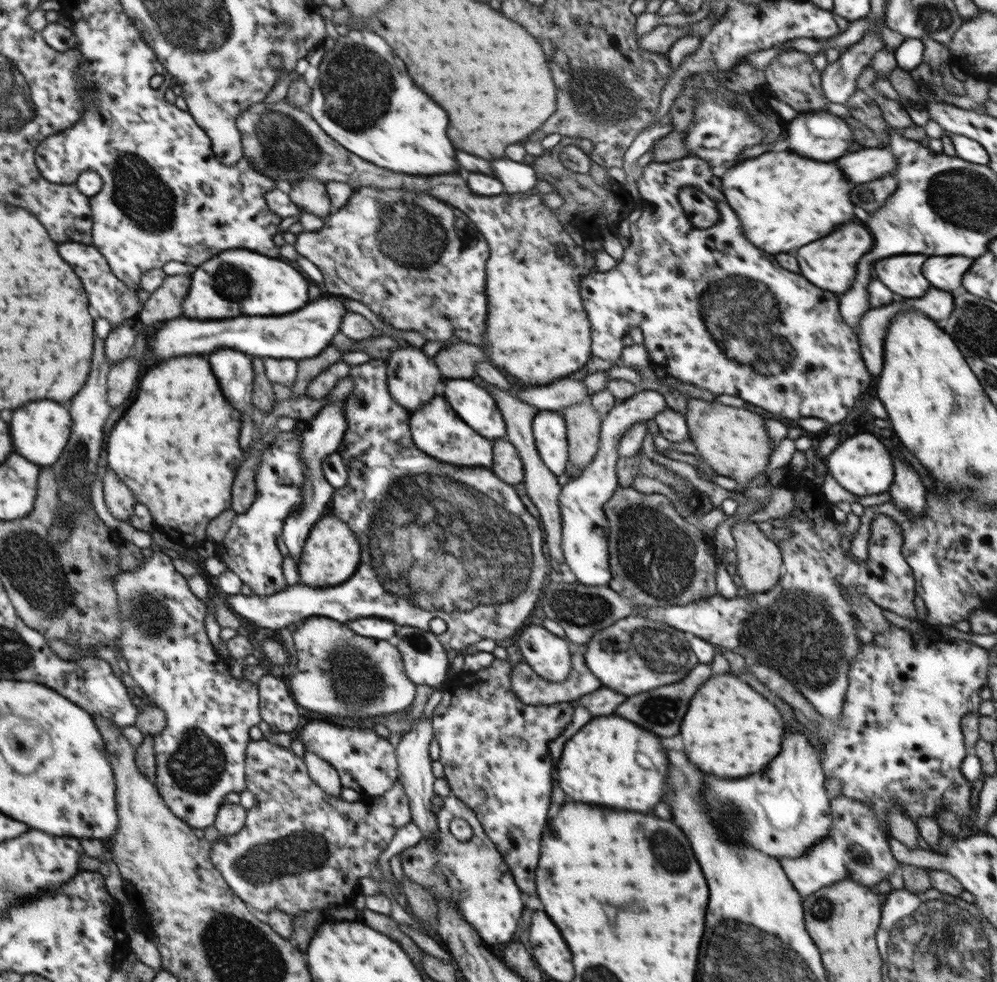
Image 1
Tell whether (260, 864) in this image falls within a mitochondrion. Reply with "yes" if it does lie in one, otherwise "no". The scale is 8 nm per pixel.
yes

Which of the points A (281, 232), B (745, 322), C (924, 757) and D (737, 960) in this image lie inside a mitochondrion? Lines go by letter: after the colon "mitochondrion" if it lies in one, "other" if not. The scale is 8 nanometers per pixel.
A: other
B: mitochondrion
C: other
D: mitochondrion

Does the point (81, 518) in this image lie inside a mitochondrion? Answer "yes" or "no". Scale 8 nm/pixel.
yes

